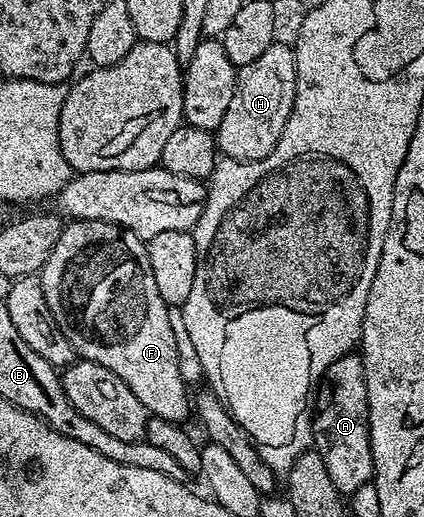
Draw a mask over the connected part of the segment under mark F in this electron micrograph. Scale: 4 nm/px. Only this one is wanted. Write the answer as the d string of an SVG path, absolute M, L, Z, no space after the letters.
M71 221L63 225L60 240L56 240L56 248L52 248L48 260L42 265L40 277L50 314L85 361L116 372L116 376L132 388L136 400L144 404L147 415L179 424L191 417L192 398L189 393L186 395L186 382L178 363L178 338L170 323L172 310L156 288L143 239L111 222Z

